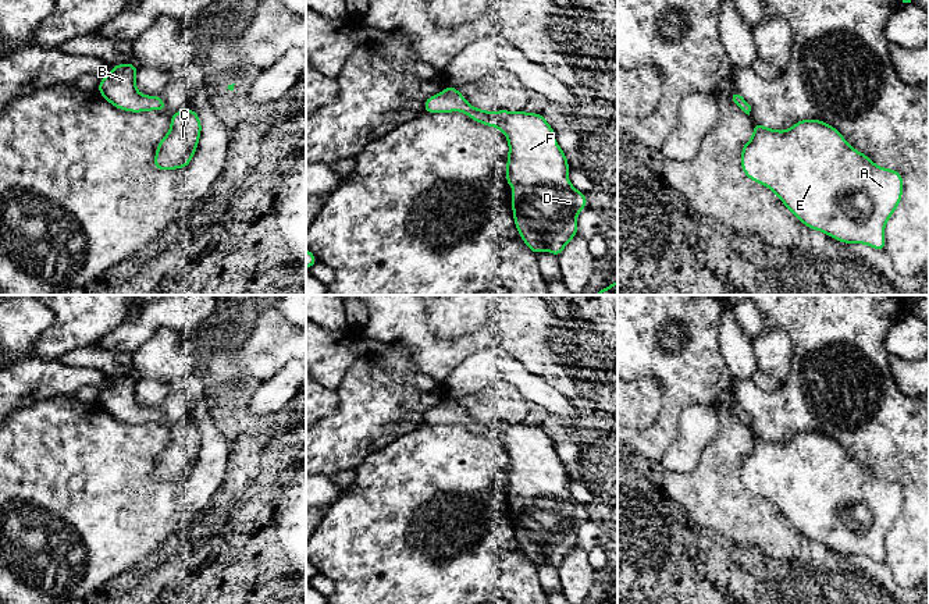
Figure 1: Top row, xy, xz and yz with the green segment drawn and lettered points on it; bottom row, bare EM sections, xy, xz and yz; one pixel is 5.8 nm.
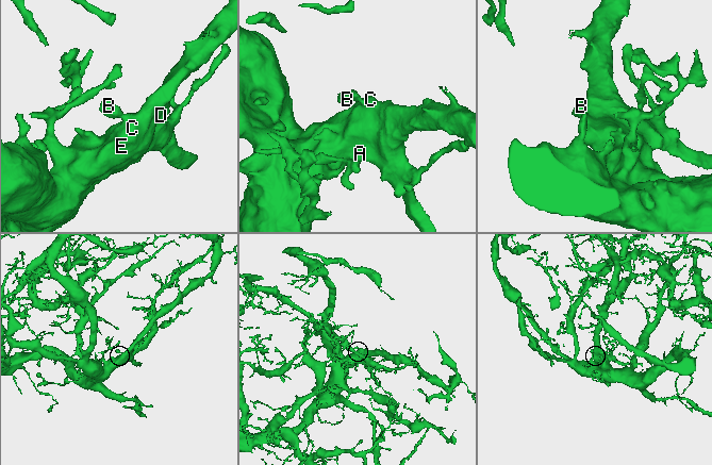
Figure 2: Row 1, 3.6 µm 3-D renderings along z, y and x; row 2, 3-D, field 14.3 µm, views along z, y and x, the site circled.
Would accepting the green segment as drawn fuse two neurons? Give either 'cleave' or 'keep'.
keep

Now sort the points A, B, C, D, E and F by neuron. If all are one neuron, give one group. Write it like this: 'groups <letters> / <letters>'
groups A B C D E F

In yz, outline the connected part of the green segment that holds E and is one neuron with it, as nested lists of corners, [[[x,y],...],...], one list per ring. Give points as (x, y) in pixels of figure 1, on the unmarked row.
[[[802,431],[787,443],[754,434],[752,450],[743,458],[740,475],[750,491],[772,501],[808,540],[840,554],[884,562],[884,537],[900,516],[903,488],[897,482],[878,479],[868,468],[853,461],[827,434]]]

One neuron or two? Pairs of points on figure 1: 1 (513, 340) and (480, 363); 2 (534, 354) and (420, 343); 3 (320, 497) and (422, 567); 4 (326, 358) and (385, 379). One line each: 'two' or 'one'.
1: two
2: one
3: two
4: two

